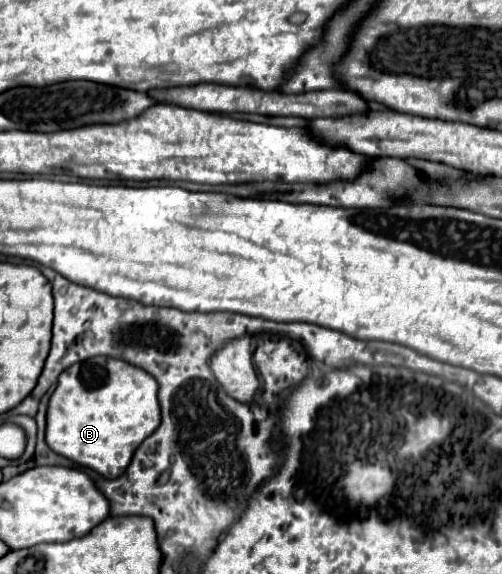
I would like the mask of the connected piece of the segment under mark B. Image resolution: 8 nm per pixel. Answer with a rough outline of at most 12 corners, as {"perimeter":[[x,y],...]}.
{"perimeter":[[123,359],[65,369],[47,445],[119,477],[159,427],[157,381]]}

